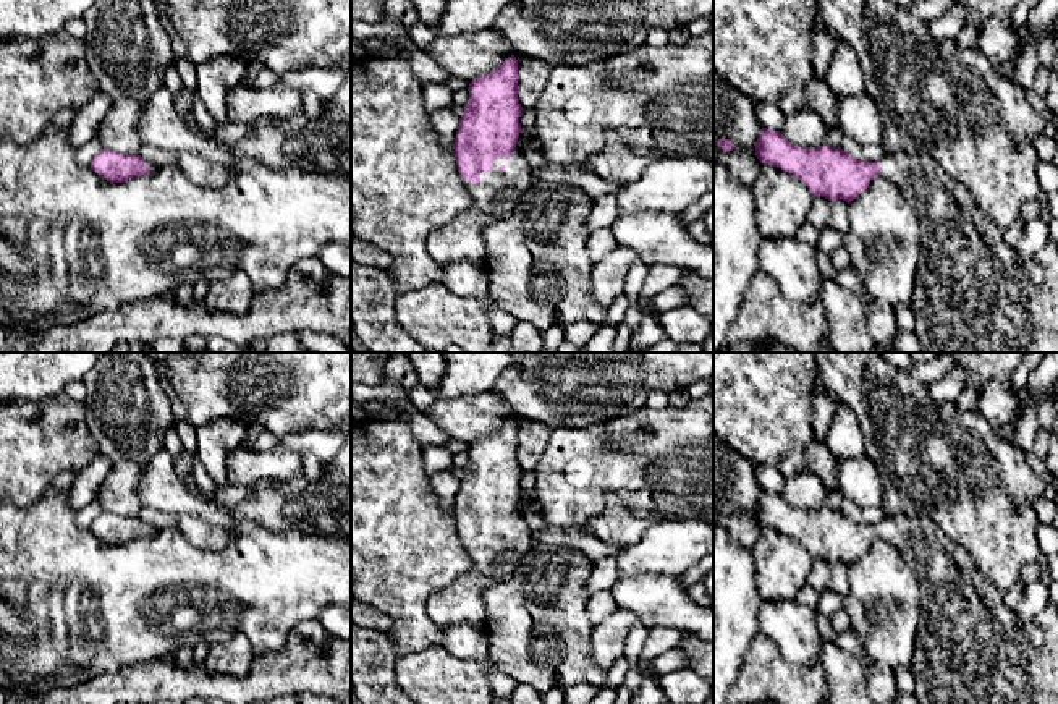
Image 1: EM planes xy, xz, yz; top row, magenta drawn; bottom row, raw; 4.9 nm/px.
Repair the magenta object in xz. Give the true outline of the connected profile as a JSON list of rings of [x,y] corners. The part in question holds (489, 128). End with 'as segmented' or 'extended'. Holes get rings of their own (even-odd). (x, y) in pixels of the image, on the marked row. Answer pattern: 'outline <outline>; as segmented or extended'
outline [[[516,57],[472,79],[468,91],[453,149],[472,202],[429,235],[427,251],[446,264],[469,261],[487,274],[484,228],[510,217],[535,183],[529,163],[516,149],[523,112]]]; extended

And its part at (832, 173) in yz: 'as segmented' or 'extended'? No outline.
extended

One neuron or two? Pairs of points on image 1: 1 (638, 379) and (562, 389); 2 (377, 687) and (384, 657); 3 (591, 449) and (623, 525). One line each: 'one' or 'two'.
1: one
2: one
3: two

